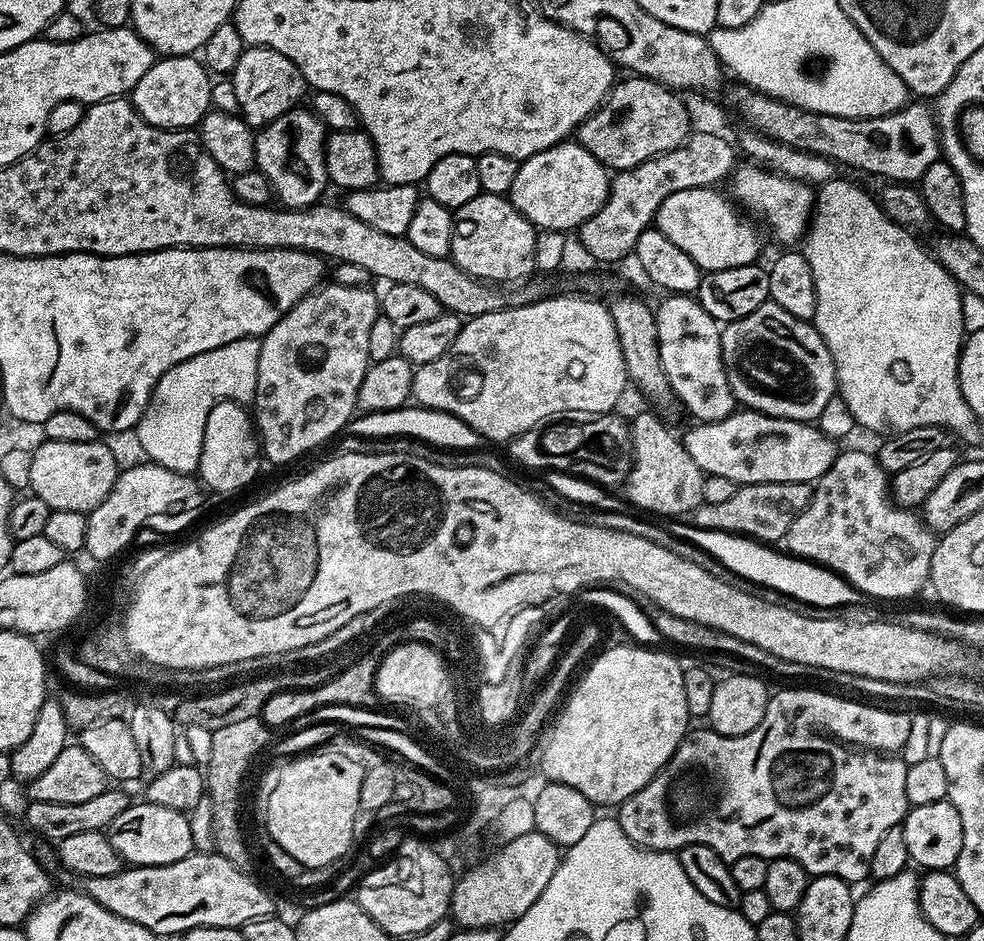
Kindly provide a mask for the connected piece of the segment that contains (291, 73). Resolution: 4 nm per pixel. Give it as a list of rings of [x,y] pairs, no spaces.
[[[245,47],[242,58],[238,58],[231,70],[230,79],[238,100],[239,115],[253,130],[264,128],[274,122],[274,118],[282,118],[282,114],[291,112],[303,101],[300,99],[306,91],[302,70],[298,70],[286,54],[278,54],[273,48]]]

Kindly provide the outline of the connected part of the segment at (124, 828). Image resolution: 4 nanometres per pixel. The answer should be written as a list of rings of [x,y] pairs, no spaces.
[[[147,802],[129,803],[126,810],[122,810],[122,814],[118,814],[118,818],[114,818],[114,822],[110,822],[110,826],[106,830],[106,835],[110,846],[114,846],[114,850],[119,854],[121,861],[128,866],[162,866],[170,862],[178,862],[182,858],[191,856],[194,849],[192,847],[189,817],[185,813],[178,810],[170,810],[166,806],[158,806],[157,804],[149,804]]]

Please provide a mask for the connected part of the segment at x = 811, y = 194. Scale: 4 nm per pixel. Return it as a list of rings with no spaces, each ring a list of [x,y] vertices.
[[[751,162],[741,163],[733,171],[730,177],[731,184],[731,199],[745,213],[755,217],[761,225],[764,223],[768,227],[769,234],[778,243],[784,244],[780,246],[796,246],[805,239],[808,226],[812,223],[816,202],[816,192],[813,185],[805,184],[804,181],[795,180],[789,176],[775,175],[767,168],[762,168],[759,164]]]

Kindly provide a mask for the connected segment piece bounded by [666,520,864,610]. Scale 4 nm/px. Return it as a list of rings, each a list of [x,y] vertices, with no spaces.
[[[674,520],[669,524],[671,525],[667,525],[666,531],[671,536],[678,537],[679,540],[684,540],[711,554],[718,563],[723,565],[725,571],[740,576],[738,578],[743,581],[750,580],[755,584],[770,586],[776,592],[789,596],[789,599],[804,601],[817,608],[836,610],[839,609],[838,606],[863,601],[863,593],[857,591],[839,573],[800,557],[784,552],[780,554],[776,552],[777,549],[755,541],[751,537],[742,537],[732,532],[708,531],[682,520]]]

